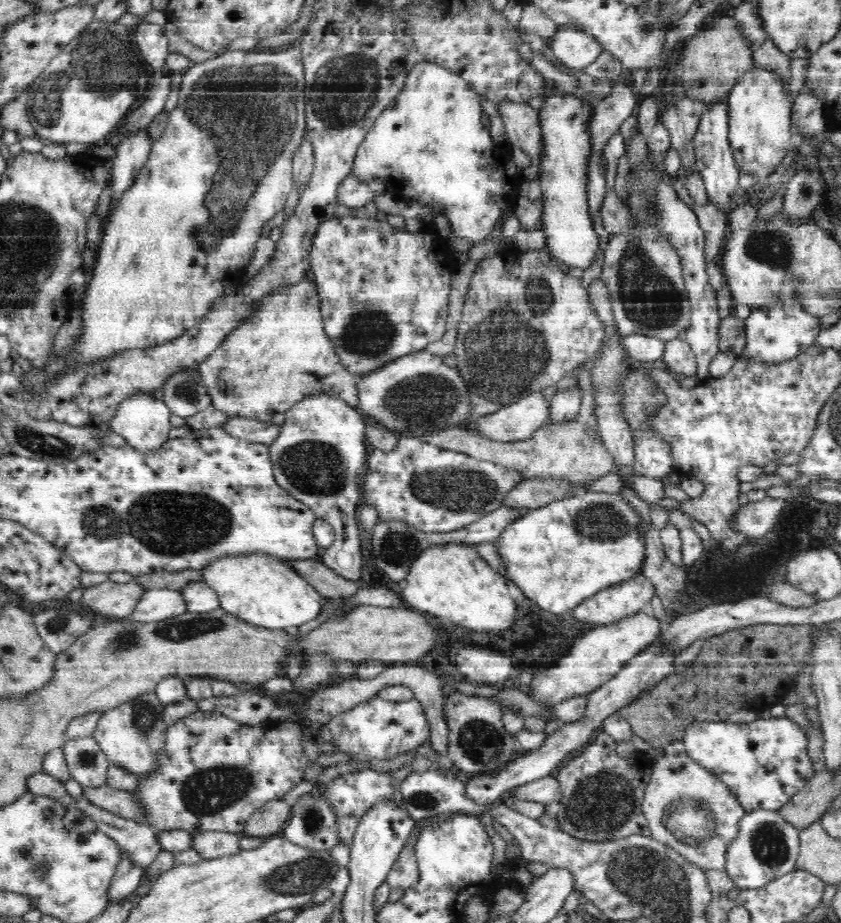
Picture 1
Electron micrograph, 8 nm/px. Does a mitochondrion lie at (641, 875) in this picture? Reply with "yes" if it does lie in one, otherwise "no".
yes

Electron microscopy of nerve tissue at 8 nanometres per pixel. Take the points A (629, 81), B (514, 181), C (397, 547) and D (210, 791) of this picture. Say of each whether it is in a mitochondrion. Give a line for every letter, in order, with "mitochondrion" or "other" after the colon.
A: other
B: other
C: mitochondrion
D: mitochondrion

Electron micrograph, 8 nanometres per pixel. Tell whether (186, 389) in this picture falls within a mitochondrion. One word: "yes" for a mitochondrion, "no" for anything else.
yes

